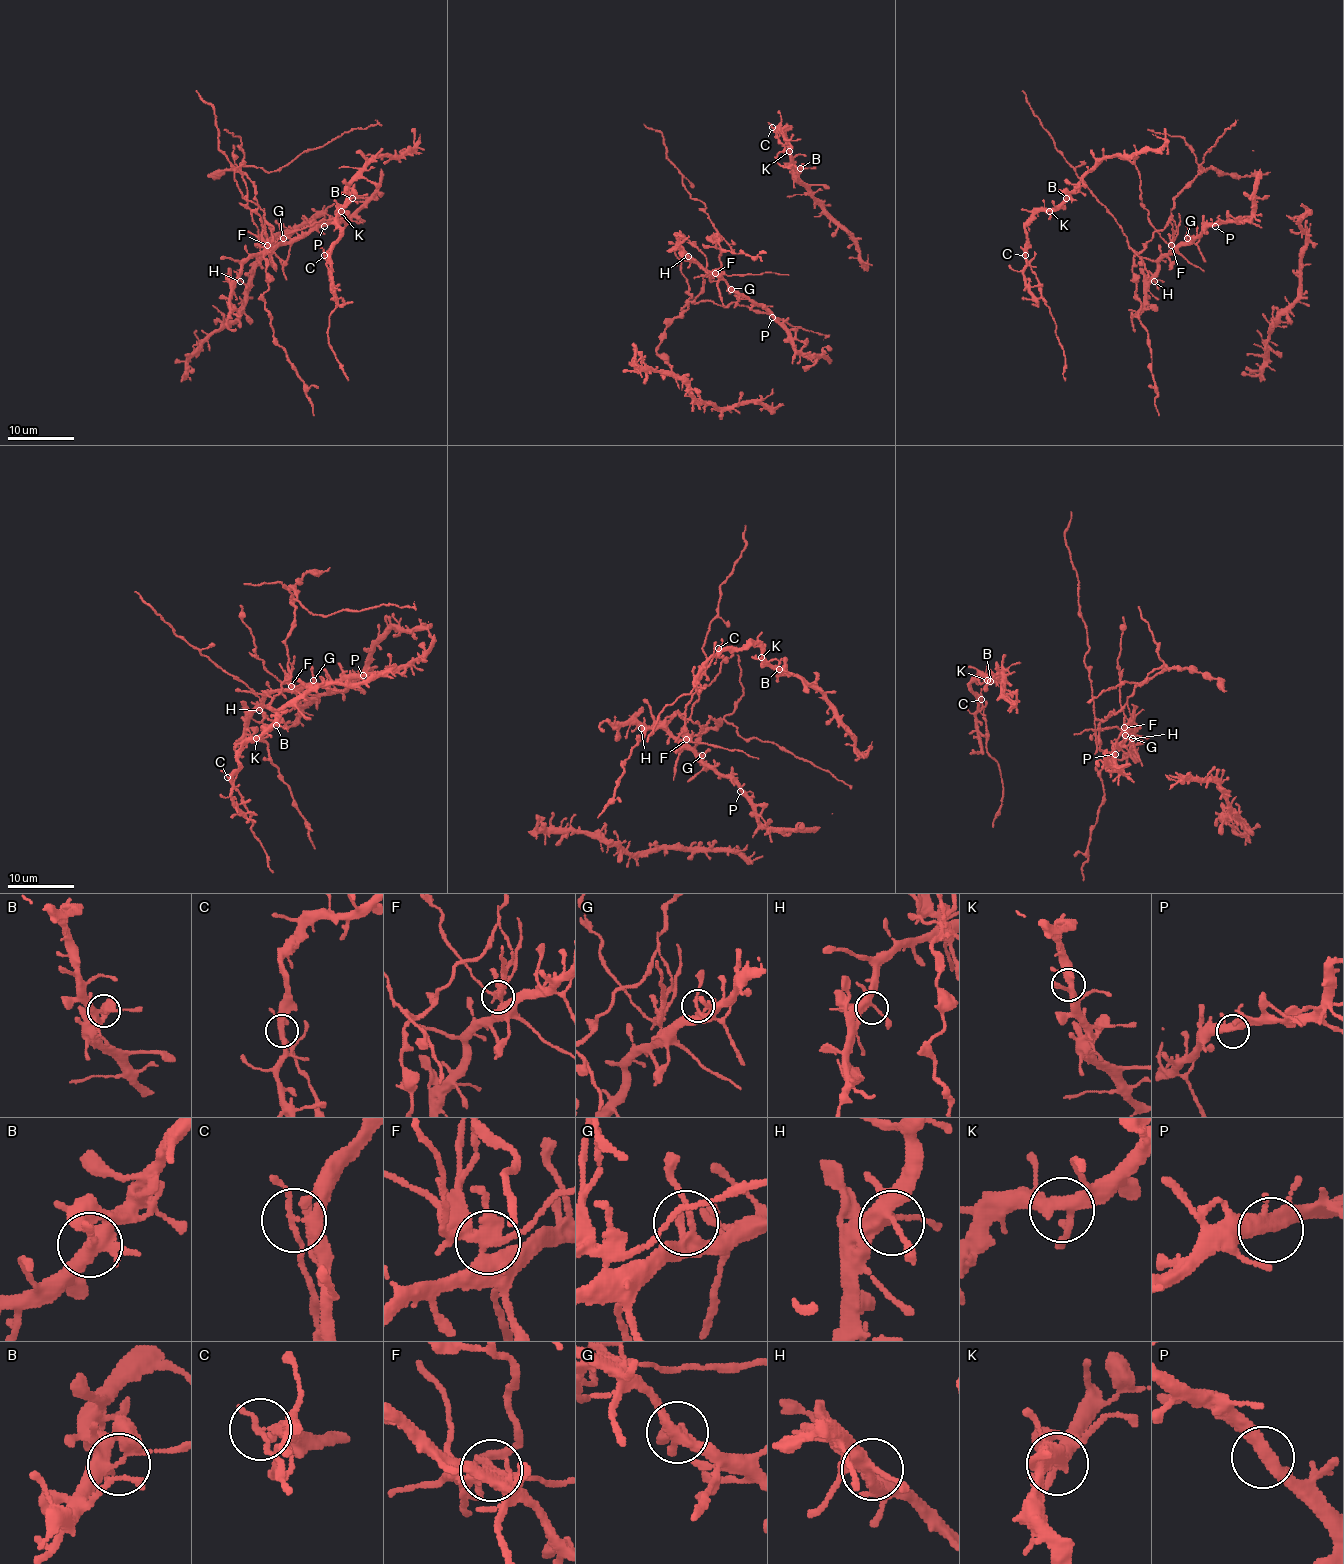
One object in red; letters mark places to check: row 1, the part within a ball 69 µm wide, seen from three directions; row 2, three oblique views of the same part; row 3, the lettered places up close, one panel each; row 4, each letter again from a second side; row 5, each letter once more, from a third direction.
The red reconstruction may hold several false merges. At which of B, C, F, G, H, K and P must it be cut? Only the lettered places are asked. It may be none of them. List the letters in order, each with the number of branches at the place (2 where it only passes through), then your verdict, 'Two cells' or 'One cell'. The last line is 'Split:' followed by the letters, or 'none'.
B: Branches: 5. One cell
C: Branches: 4. Two cells
F: Branches: 5. Two cells
G: Branches: 4. One cell
H: Branches: 5. One cell
K: Branches: 4. One cell
P: Branches: 4. One cell
Split: C, F

